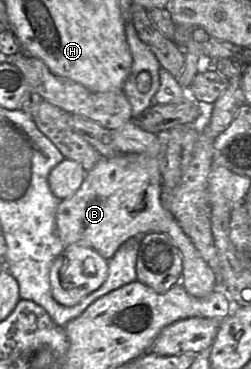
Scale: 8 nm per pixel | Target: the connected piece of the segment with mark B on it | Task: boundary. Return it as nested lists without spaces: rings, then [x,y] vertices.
[[[126,153],[111,159],[100,158],[93,169],[86,173],[76,193],[59,202],[55,227],[65,247],[88,247],[106,260],[110,260],[118,248],[132,237],[140,237],[150,232],[165,233],[182,255],[180,283],[190,295],[197,298],[206,297],[214,291],[217,284],[217,273],[202,259],[191,240],[165,208],[157,157]]]

